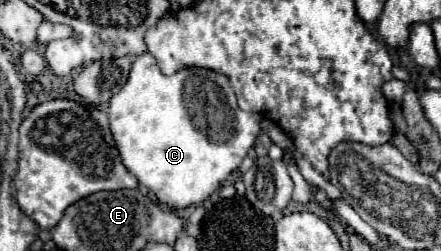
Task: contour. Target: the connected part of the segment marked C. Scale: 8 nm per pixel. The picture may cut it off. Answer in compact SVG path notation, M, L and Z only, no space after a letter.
M144 53L144 55L138 55L136 57L136 61L132 63L130 77L128 77L126 85L120 89L120 93L116 93L110 99L108 115L110 115L110 131L112 131L112 137L114 137L114 143L116 143L116 149L120 153L120 159L122 159L124 167L140 181L140 185L144 185L146 189L150 189L158 198L158 202L168 207L168 209L184 209L188 205L200 205L212 193L216 193L220 189L220 185L226 181L226 177L232 171L238 169L238 165L246 157L246 151L254 145L254 141L256 141L256 137L260 133L260 115L258 113L250 113L250 111L242 111L236 105L236 95L234 95L234 91L232 91L232 87L228 83L228 77L224 77L224 75L220 75L216 71L210 71L210 69L196 69L196 67L180 69L174 75L162 75L158 71L158 67L154 63L154 57L150 53Z

